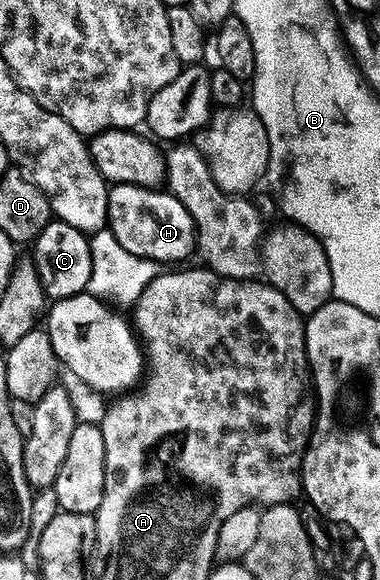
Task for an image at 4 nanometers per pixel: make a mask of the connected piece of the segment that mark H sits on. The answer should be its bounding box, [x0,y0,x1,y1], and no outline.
[106,184,195,263]

